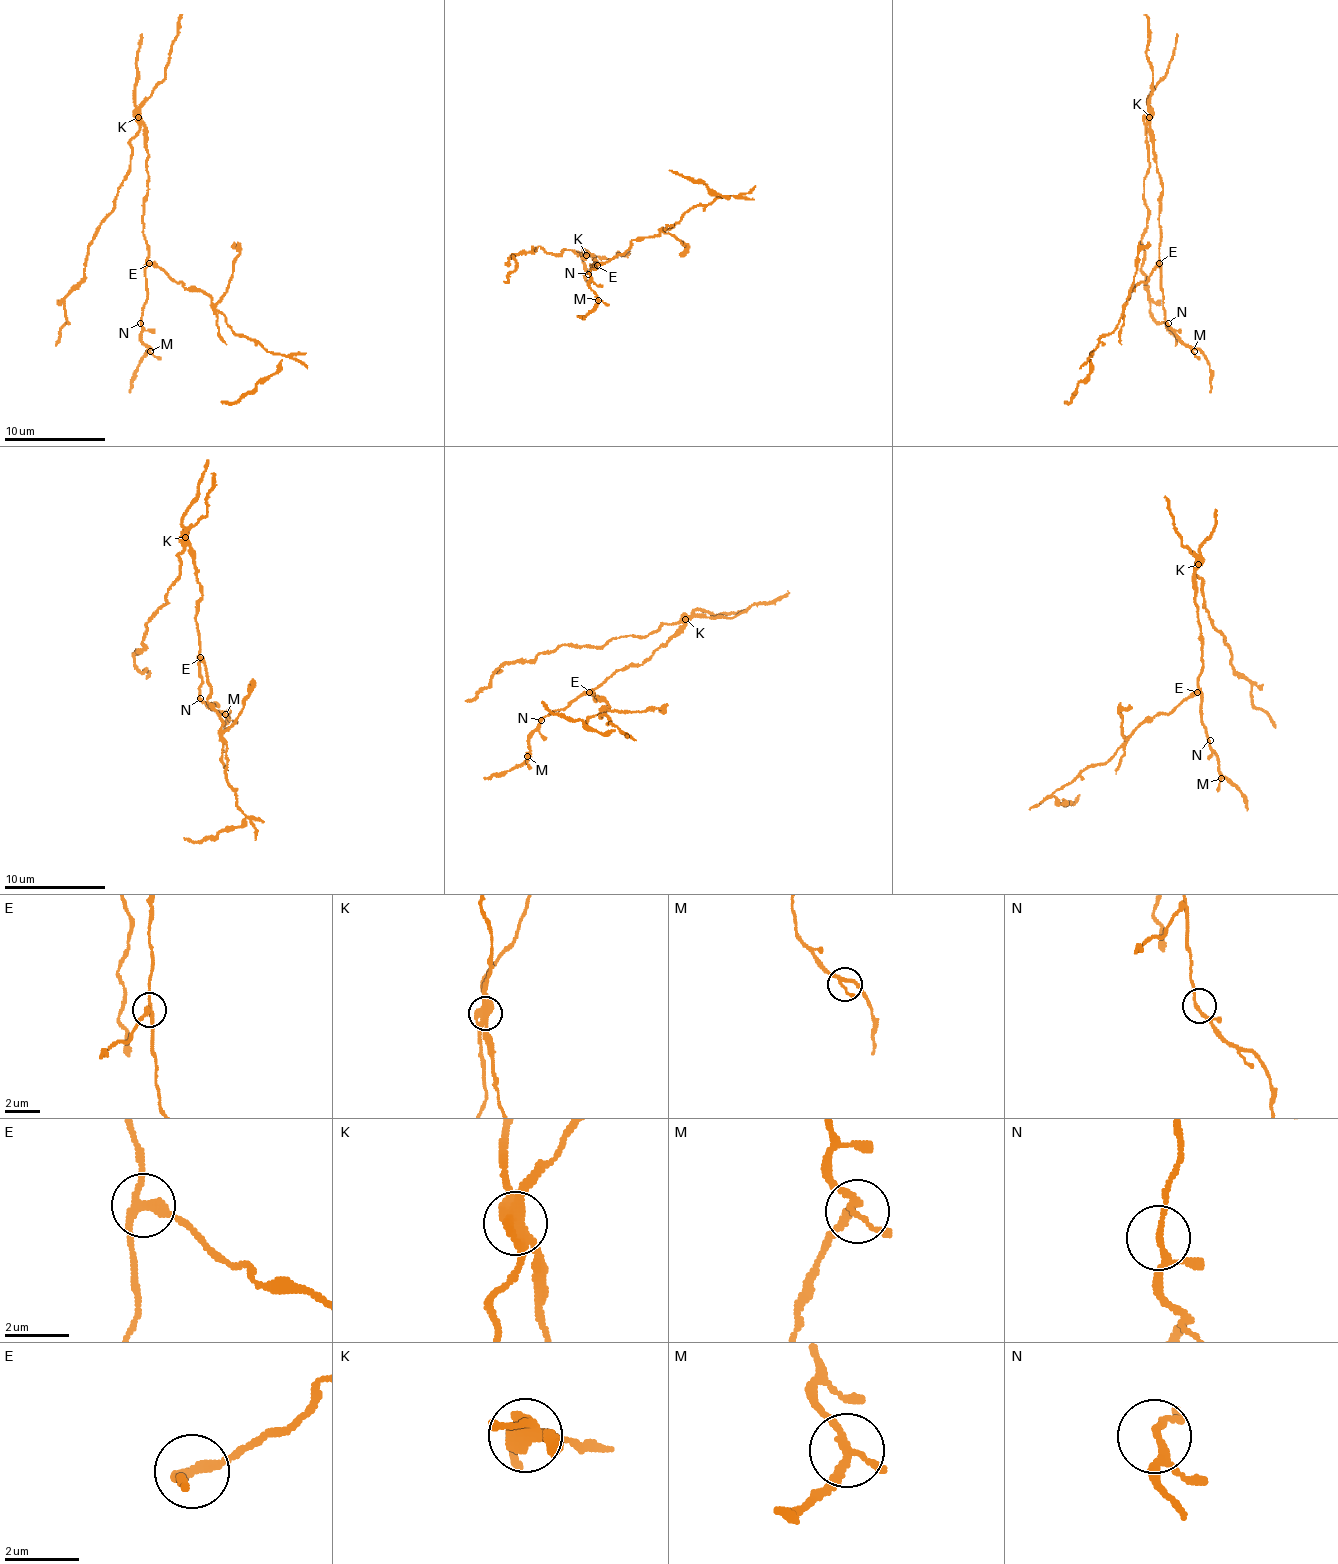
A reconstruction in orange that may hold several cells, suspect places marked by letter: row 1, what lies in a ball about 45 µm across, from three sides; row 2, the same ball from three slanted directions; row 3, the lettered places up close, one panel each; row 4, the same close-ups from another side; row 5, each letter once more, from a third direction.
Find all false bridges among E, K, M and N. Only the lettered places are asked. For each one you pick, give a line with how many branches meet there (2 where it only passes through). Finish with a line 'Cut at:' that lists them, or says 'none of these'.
E: Branches: 3
K: Branches: 3
Cut at: E, K

